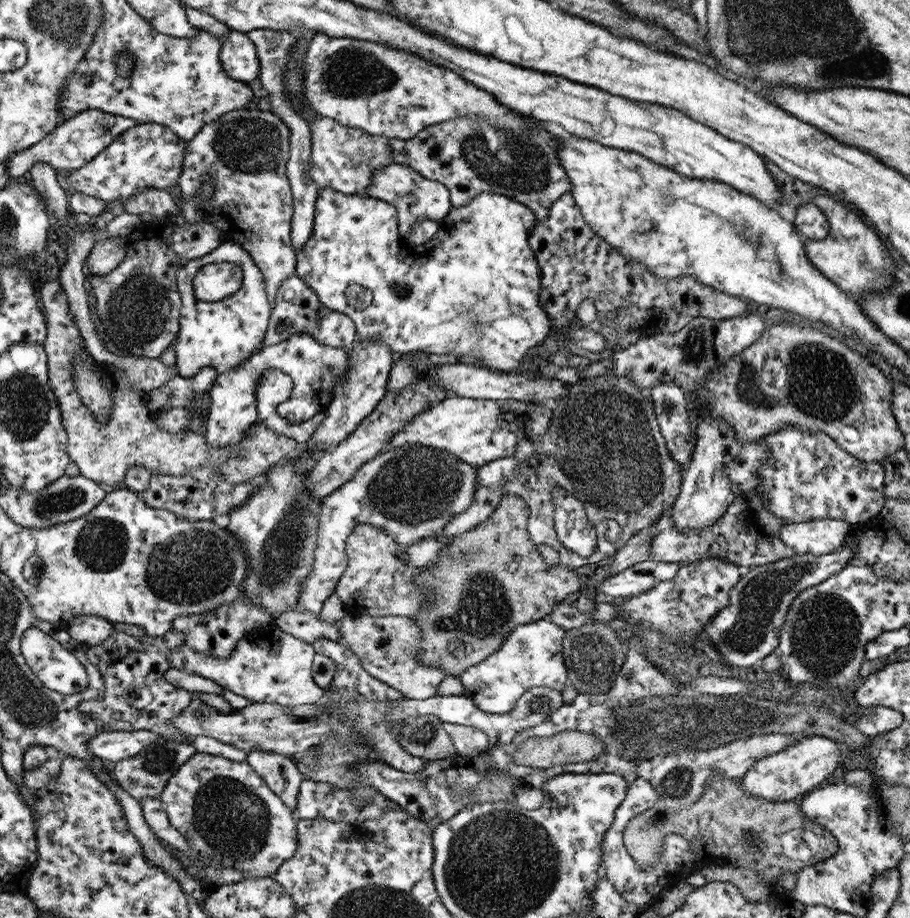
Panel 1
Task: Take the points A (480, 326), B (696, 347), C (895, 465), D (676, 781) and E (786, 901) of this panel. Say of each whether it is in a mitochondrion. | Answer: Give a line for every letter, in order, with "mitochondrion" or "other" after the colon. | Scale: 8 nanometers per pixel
A: mitochondrion
B: mitochondrion
C: other
D: mitochondrion
E: other

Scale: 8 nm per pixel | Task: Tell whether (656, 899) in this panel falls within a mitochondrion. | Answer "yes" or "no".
no

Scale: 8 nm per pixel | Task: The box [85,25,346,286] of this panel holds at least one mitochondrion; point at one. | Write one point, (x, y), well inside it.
(247, 145)

